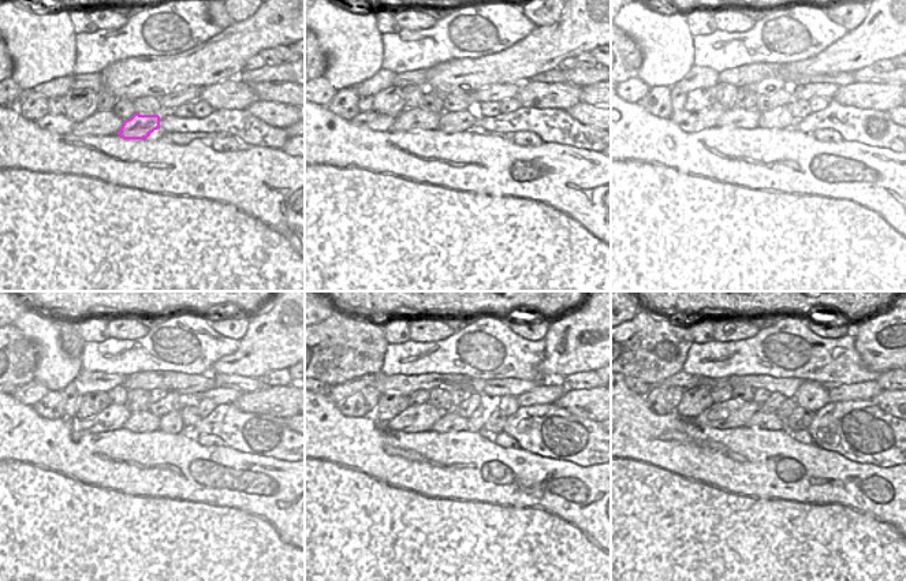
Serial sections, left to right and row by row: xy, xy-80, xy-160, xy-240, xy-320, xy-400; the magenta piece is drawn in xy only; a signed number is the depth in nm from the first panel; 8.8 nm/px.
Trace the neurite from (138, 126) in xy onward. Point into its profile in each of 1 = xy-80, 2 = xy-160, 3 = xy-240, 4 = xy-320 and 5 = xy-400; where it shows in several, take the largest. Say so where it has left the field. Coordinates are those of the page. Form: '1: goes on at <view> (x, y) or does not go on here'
1: goes on at xy-80 (462, 120)
2: goes on at xy-160 (779, 118)
3: goes on at xy-240 (171, 423)
4: goes on at xy-320 (477, 420)
5: goes on at xy-400 (789, 405)

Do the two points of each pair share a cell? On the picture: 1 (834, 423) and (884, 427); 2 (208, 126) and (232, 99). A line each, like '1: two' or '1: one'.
1: one
2: two

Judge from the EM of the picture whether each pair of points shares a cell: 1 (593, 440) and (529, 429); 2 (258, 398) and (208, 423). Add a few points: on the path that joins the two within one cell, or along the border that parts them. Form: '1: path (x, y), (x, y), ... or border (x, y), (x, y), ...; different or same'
1: path (577, 439), (565, 438), (545, 429); same
2: border (234, 403), (243, 412), (257, 412), (269, 416); different

